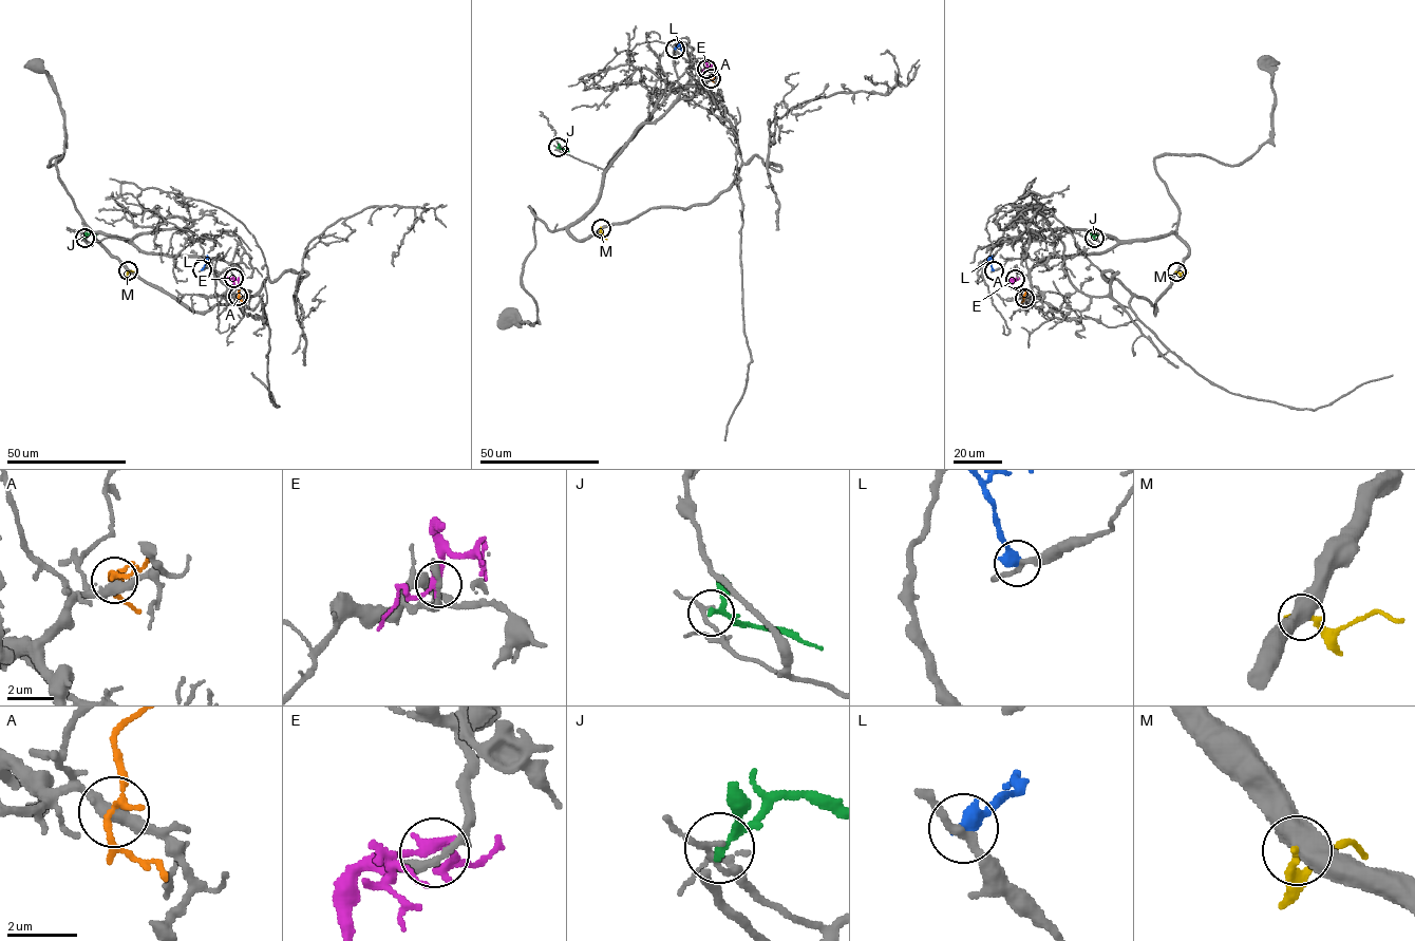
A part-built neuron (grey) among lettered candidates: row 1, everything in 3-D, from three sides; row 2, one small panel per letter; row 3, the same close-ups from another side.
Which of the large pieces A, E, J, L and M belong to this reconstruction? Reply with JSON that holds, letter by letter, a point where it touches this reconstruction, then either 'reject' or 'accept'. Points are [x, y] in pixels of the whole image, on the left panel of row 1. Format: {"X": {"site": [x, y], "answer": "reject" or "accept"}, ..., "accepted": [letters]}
{"A": {"site": [238, 296], "answer": "reject"}, "E": {"site": [233, 278], "answer": "accept"}, "J": {"site": [85, 238], "answer": "reject"}, "L": {"site": [202, 269], "answer": "reject"}, "M": {"site": [128, 270], "answer": "reject"}, "accepted": ["E"]}

